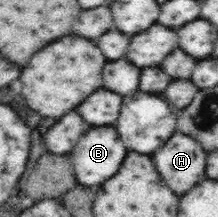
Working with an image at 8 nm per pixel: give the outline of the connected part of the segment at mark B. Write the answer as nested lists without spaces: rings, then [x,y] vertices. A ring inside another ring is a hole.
[[[100,126],[88,130],[72,150],[74,172],[80,184],[94,186],[112,178],[124,162],[124,148],[116,128]]]

